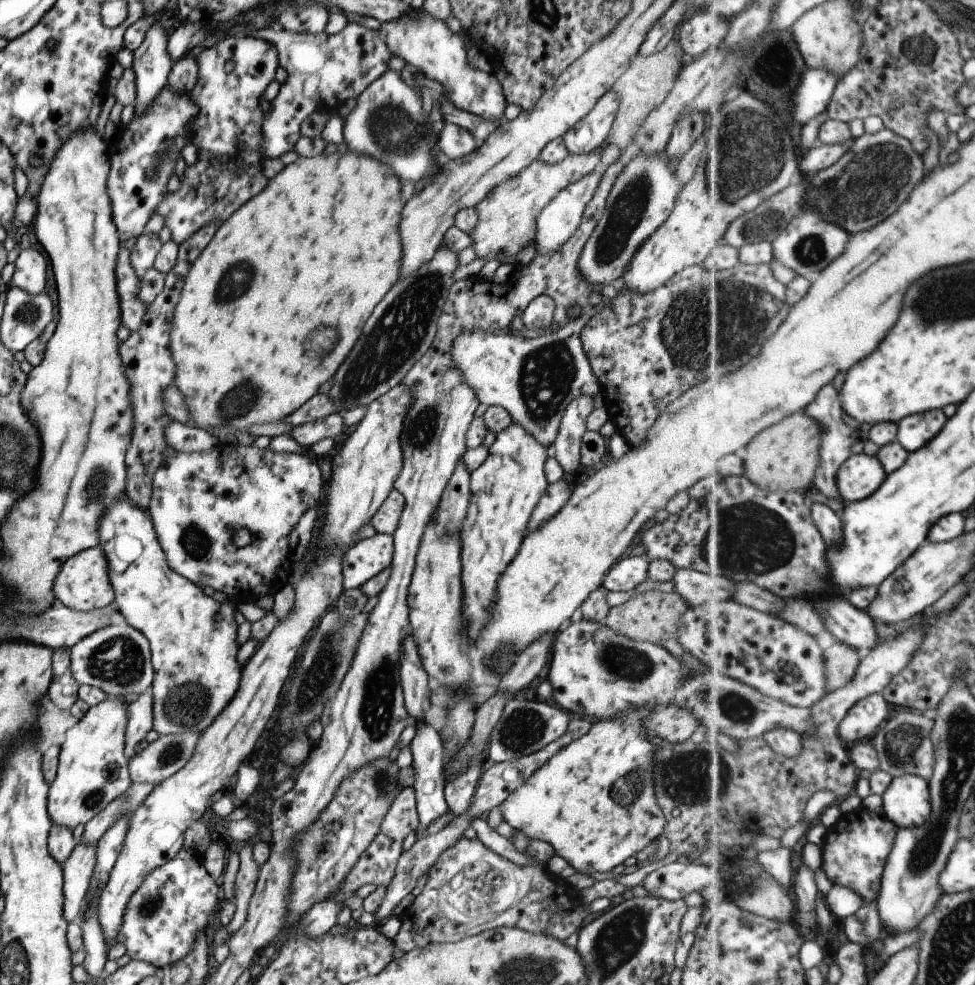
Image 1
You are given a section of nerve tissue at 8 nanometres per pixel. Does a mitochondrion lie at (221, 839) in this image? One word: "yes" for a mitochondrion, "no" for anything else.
no

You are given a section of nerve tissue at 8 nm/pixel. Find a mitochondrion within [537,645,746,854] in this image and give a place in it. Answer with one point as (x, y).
(693, 778)

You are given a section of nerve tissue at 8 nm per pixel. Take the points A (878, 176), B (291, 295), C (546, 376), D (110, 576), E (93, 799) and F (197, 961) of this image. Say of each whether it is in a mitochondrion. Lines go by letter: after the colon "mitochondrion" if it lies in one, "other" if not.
A: mitochondrion
B: other
C: mitochondrion
D: other
E: mitochondrion
F: other

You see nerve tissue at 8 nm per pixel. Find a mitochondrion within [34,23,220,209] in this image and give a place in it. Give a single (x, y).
(153, 172)

